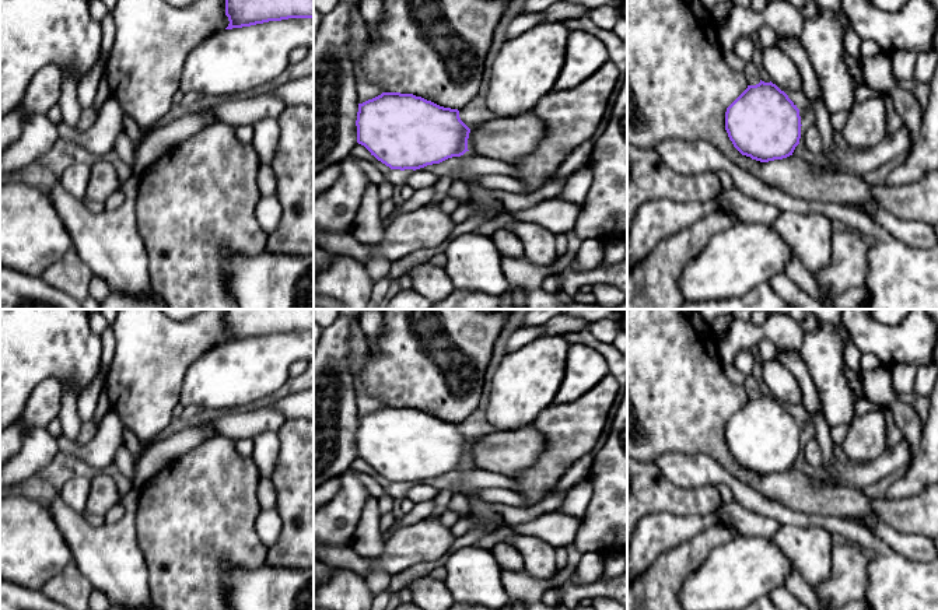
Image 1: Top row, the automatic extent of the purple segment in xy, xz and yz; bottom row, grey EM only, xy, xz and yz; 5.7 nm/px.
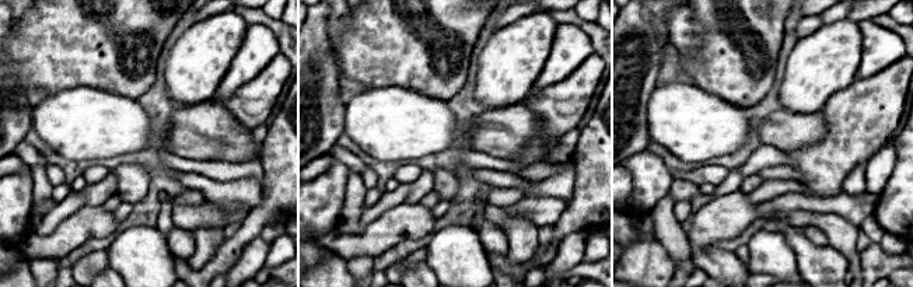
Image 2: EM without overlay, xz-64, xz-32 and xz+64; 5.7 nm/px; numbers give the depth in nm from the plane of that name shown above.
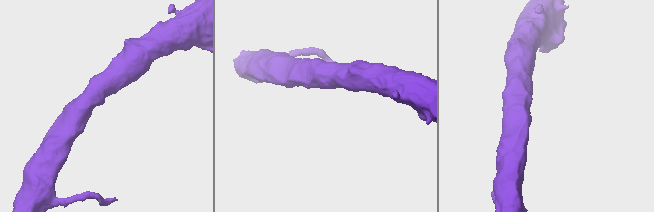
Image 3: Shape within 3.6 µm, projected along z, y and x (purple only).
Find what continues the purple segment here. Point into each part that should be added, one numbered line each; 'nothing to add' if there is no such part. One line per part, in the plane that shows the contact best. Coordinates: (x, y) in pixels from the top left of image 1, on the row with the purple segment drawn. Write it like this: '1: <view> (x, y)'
nothing to add

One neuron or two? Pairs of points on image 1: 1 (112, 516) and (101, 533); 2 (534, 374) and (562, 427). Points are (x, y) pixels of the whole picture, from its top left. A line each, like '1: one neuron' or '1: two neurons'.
1: two neurons
2: two neurons

